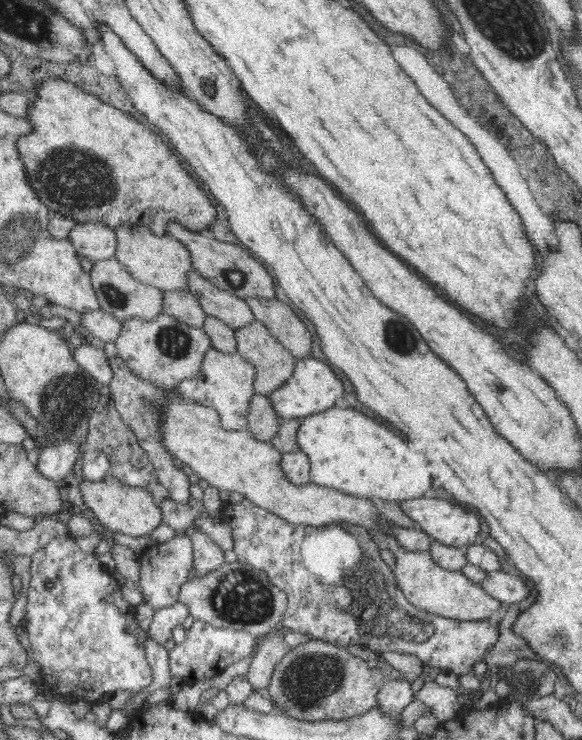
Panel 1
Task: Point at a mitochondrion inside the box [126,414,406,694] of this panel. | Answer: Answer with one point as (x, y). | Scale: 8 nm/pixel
(238, 596)

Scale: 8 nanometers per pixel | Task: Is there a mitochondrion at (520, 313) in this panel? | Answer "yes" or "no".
no

